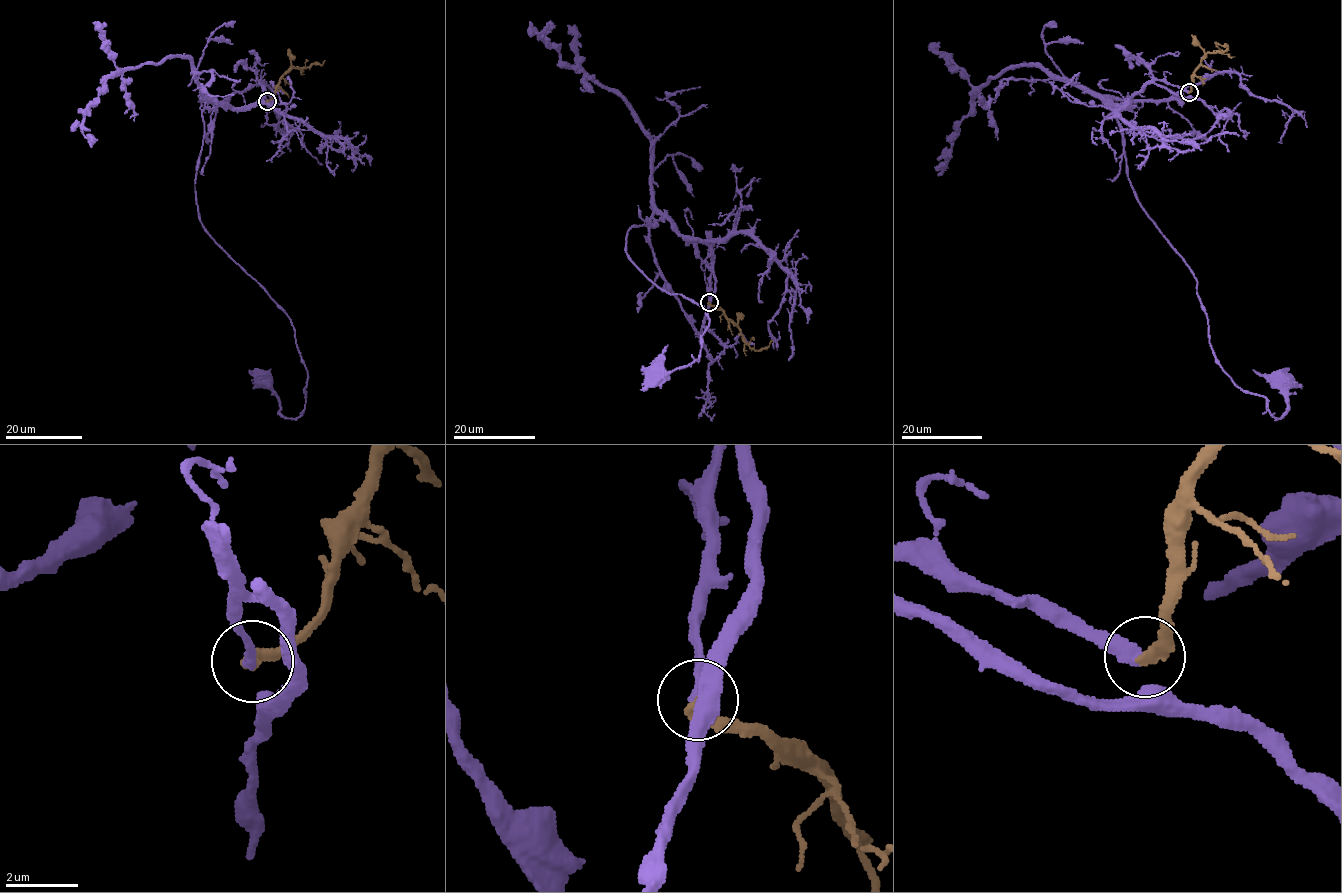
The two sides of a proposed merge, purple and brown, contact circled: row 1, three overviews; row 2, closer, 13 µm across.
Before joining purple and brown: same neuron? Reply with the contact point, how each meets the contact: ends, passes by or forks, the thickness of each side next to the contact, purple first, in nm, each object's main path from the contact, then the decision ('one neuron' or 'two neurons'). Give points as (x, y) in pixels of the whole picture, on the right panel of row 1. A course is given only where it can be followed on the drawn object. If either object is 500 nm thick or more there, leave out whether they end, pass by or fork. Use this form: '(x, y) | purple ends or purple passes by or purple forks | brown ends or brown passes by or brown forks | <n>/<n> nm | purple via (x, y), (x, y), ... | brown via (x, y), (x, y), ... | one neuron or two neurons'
(1189, 92) | purple passes by | brown ends | 200/320 nm | purple via (1189, 92), (1152, 80), (1127, 107), (1109, 103), (1127, 176), (1197, 282), (1221, 370), (1277, 419), (1284, 377) | brown via (1189, 92), (1192, 74), (1208, 52), (1225, 51), (1227, 48), (1215, 42) | one neuron

